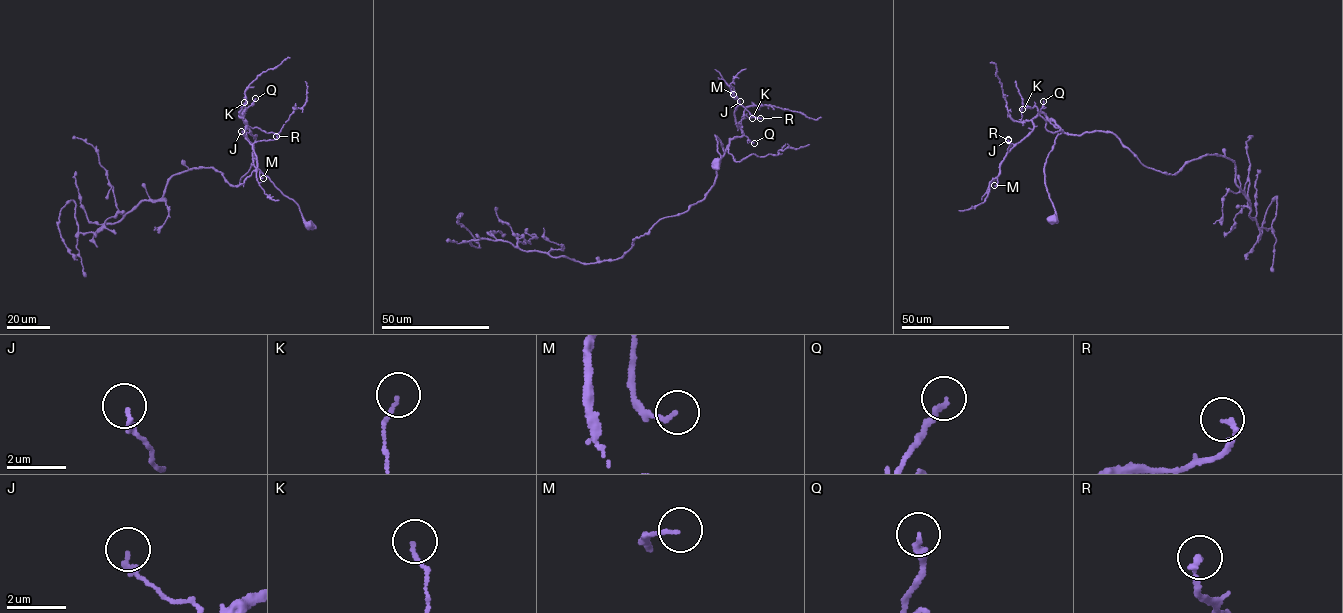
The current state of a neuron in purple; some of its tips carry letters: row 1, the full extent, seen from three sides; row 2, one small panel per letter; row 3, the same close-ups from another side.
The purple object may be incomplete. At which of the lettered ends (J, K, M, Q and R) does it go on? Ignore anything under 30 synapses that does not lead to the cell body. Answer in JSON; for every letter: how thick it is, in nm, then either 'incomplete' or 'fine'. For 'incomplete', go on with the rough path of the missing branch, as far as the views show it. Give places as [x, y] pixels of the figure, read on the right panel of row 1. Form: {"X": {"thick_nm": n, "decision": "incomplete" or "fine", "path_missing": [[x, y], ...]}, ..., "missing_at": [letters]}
{"J": {"thick_nm": 160, "decision": "fine"}, "K": {"thick_nm": 120, "decision": "fine"}, "M": {"thick_nm": 140, "decision": "fine"}, "Q": {"thick_nm": 220, "decision": "fine"}, "R": {"thick_nm": 190, "decision": "fine"}, "missing_at": []}

